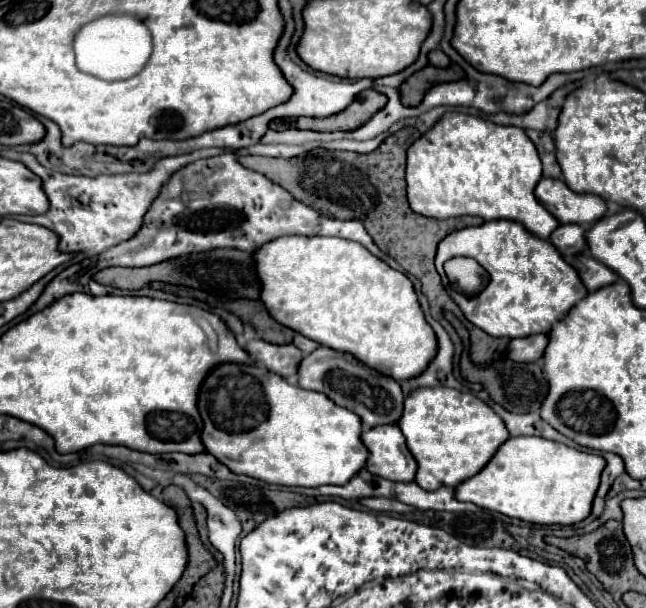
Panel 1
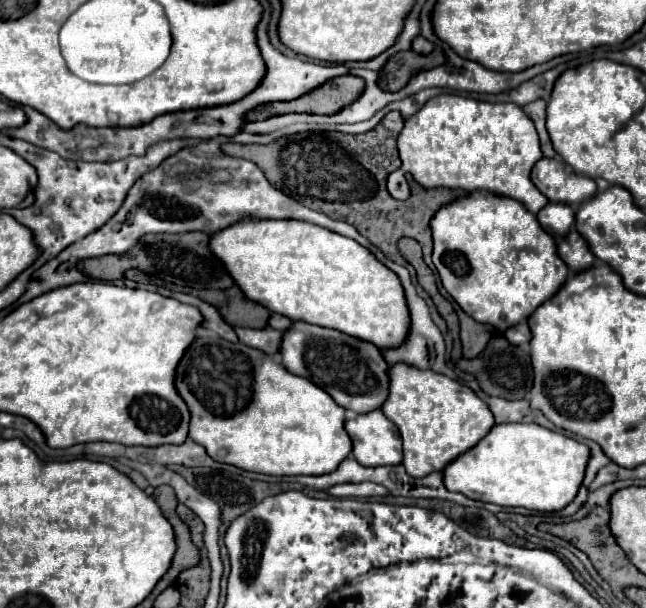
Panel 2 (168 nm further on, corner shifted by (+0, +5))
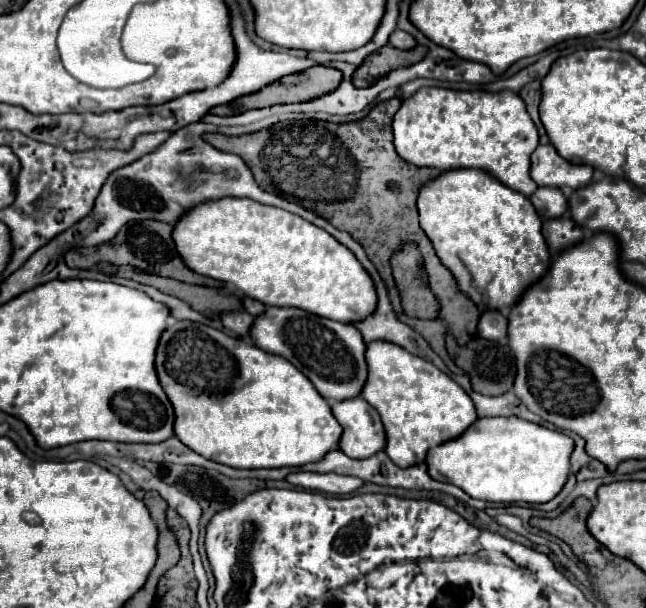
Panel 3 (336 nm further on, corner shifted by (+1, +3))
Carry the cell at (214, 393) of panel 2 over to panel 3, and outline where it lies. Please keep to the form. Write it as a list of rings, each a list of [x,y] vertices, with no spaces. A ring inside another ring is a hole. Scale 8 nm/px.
[[[178,321],[174,325],[170,325],[170,329],[164,331],[164,337],[160,339],[160,347],[156,353],[156,369],[158,369],[158,377],[160,377],[160,385],[166,391],[168,399],[172,401],[174,409],[176,409],[176,437],[190,447],[192,451],[200,453],[202,457],[228,465],[228,467],[236,467],[236,469],[280,469],[280,467],[302,467],[306,463],[318,463],[320,457],[324,457],[328,451],[338,447],[338,441],[342,437],[342,427],[340,423],[334,419],[332,409],[328,405],[328,401],[324,397],[320,397],[320,393],[316,393],[314,385],[296,369],[292,367],[288,361],[284,361],[284,357],[276,357],[272,353],[262,351],[260,347],[234,339],[218,329],[212,329],[208,325],[200,325],[200,323],[190,323],[190,321]]]

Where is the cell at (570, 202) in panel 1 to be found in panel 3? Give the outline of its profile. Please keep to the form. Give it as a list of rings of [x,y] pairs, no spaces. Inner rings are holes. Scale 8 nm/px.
[[[538,145],[538,149],[532,153],[530,177],[540,187],[570,187],[576,191],[590,185],[592,171],[594,169],[590,165],[572,165],[564,161],[564,157],[560,157],[552,145]]]

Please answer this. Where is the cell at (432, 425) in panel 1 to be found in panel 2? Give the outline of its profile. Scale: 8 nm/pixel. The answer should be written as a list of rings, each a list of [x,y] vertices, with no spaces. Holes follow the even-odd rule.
[[[407,363],[389,367],[389,399],[381,411],[397,425],[403,439],[403,467],[413,477],[443,471],[447,463],[477,445],[495,425],[493,413],[467,385],[431,369],[417,369]]]

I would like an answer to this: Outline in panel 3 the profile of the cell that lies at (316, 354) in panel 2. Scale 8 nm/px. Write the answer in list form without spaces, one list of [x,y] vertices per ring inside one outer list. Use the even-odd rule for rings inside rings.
[[[268,307],[264,315],[256,317],[256,325],[252,325],[252,339],[260,349],[288,359],[330,403],[360,397],[368,381],[366,341],[354,325],[328,321],[300,309]]]

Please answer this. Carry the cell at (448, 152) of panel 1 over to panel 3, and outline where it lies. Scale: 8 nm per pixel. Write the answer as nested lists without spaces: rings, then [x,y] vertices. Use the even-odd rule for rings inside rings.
[[[422,87],[402,103],[394,115],[394,147],[396,153],[414,167],[434,167],[442,173],[454,169],[482,169],[502,185],[530,197],[538,185],[530,179],[530,155],[538,147],[538,131],[526,111],[524,101],[512,91],[454,91],[444,87]]]

